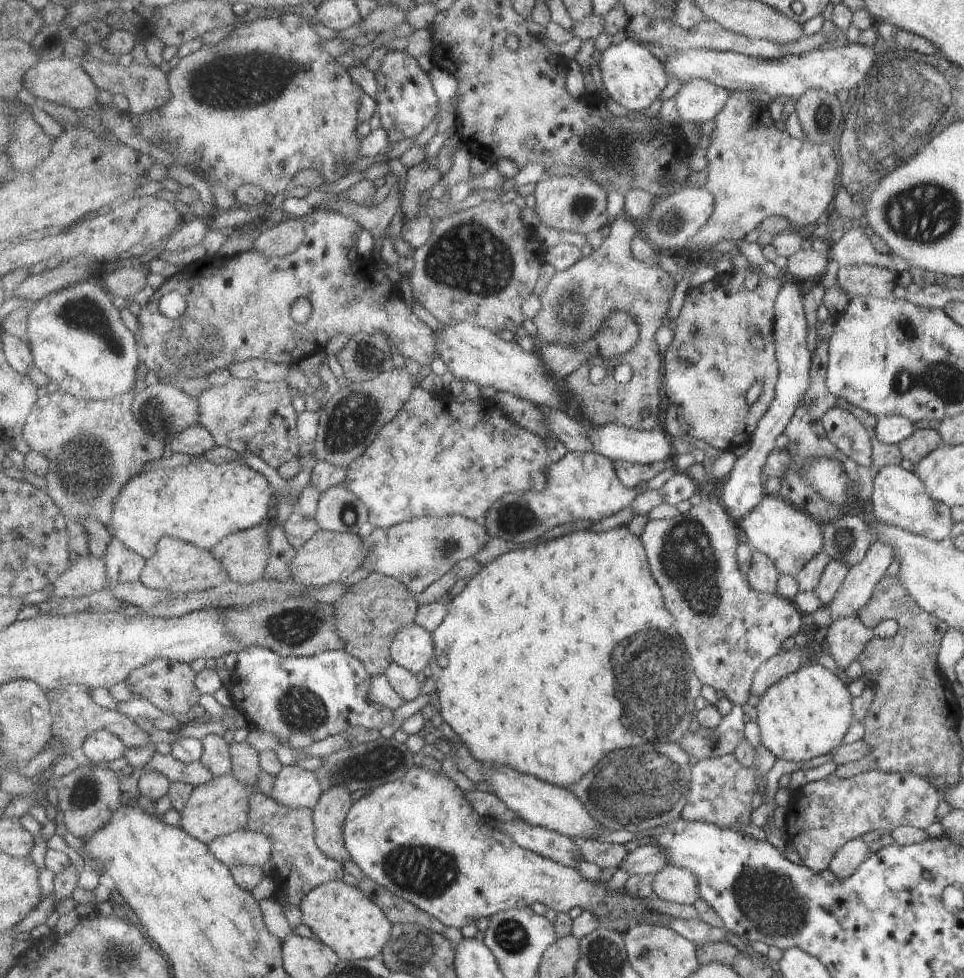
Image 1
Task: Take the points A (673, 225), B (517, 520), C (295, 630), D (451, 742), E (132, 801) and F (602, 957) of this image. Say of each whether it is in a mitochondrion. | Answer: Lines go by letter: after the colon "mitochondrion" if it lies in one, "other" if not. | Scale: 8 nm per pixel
A: mitochondrion
B: mitochondrion
C: mitochondrion
D: other
E: other
F: mitochondrion

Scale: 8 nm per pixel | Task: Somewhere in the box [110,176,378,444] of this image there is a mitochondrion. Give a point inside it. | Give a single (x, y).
(189, 344)

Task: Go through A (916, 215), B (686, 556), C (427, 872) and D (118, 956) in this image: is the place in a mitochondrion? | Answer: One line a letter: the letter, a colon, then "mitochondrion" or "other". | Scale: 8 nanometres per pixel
A: mitochondrion
B: mitochondrion
C: mitochondrion
D: mitochondrion

